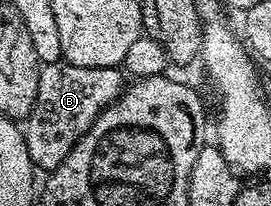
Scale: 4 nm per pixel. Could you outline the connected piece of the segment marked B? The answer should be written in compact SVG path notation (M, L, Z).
M64 59L42 66L35 107L23 123L24 142L34 168L50 173L63 163L100 113L121 96L121 77L120 68L75 67Z

